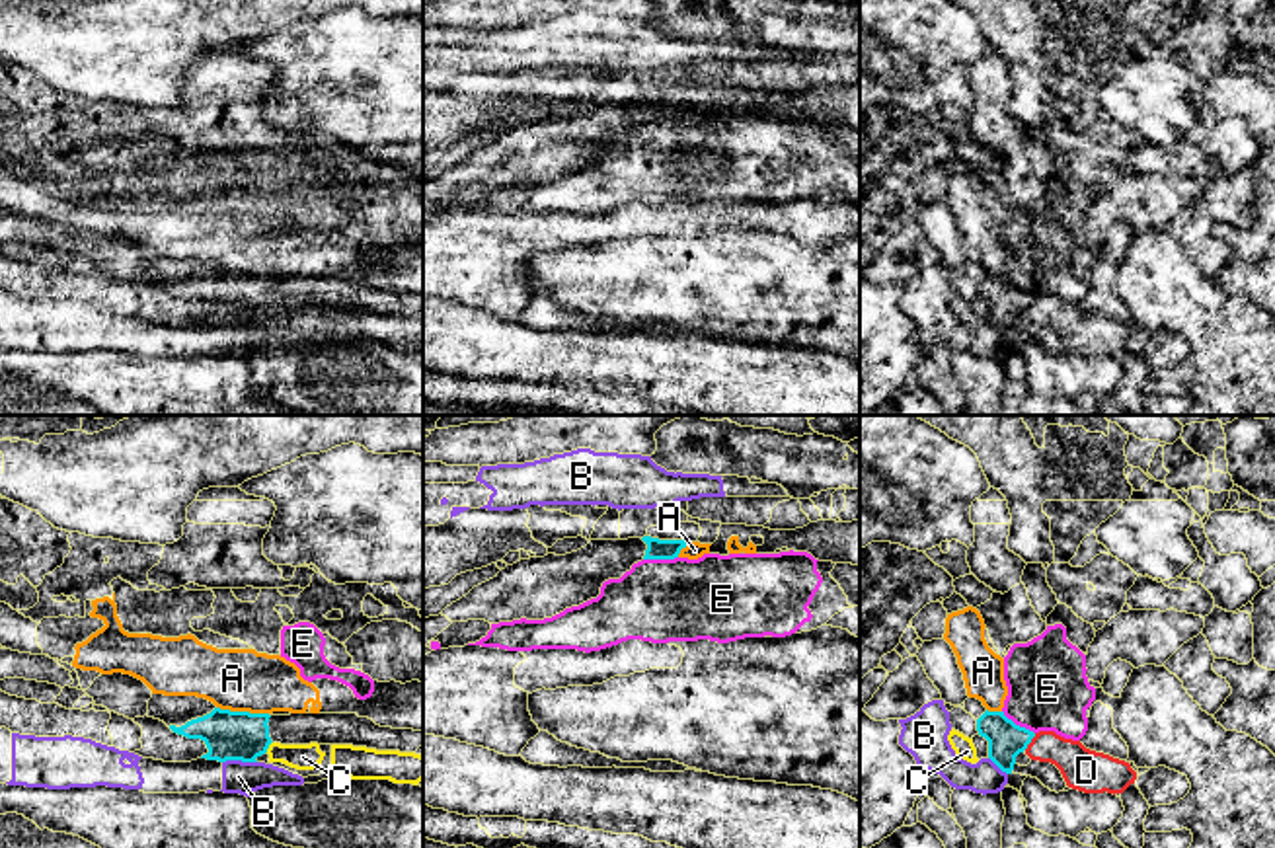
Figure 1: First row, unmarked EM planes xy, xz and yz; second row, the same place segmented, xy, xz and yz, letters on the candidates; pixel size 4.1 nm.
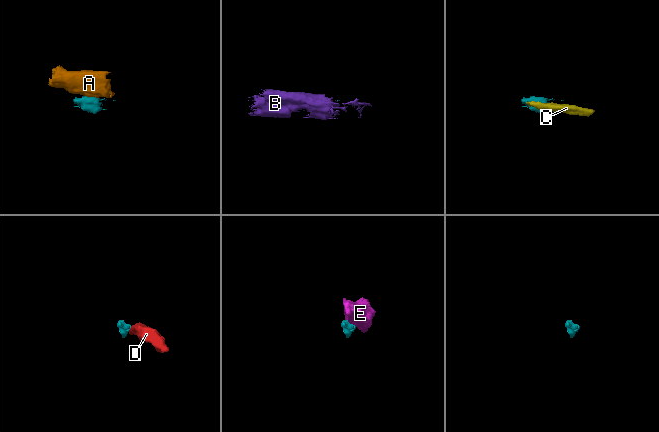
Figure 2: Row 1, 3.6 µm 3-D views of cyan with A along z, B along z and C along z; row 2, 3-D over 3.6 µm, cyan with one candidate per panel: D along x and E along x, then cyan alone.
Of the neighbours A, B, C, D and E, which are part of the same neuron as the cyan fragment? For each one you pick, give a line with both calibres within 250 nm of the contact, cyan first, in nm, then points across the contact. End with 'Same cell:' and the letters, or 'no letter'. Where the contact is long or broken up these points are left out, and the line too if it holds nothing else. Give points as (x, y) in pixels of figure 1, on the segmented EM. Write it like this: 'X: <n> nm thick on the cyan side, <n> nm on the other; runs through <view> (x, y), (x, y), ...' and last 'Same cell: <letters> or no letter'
Same cell: no letter

